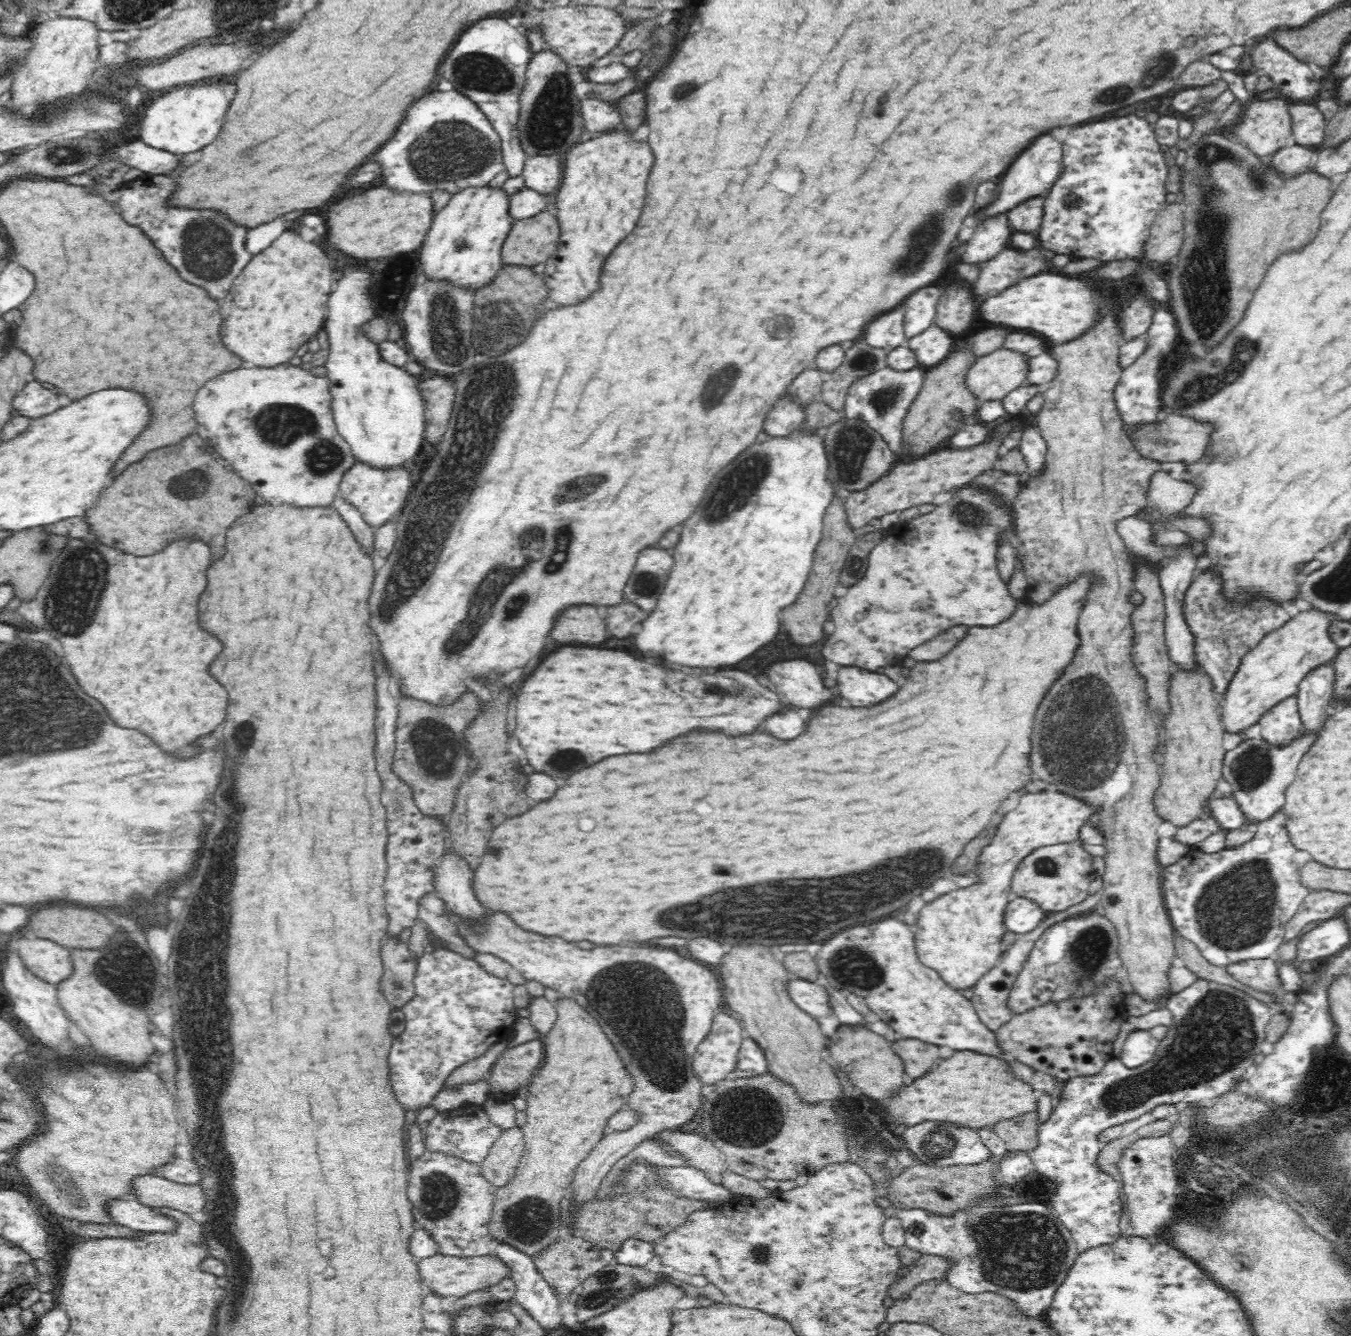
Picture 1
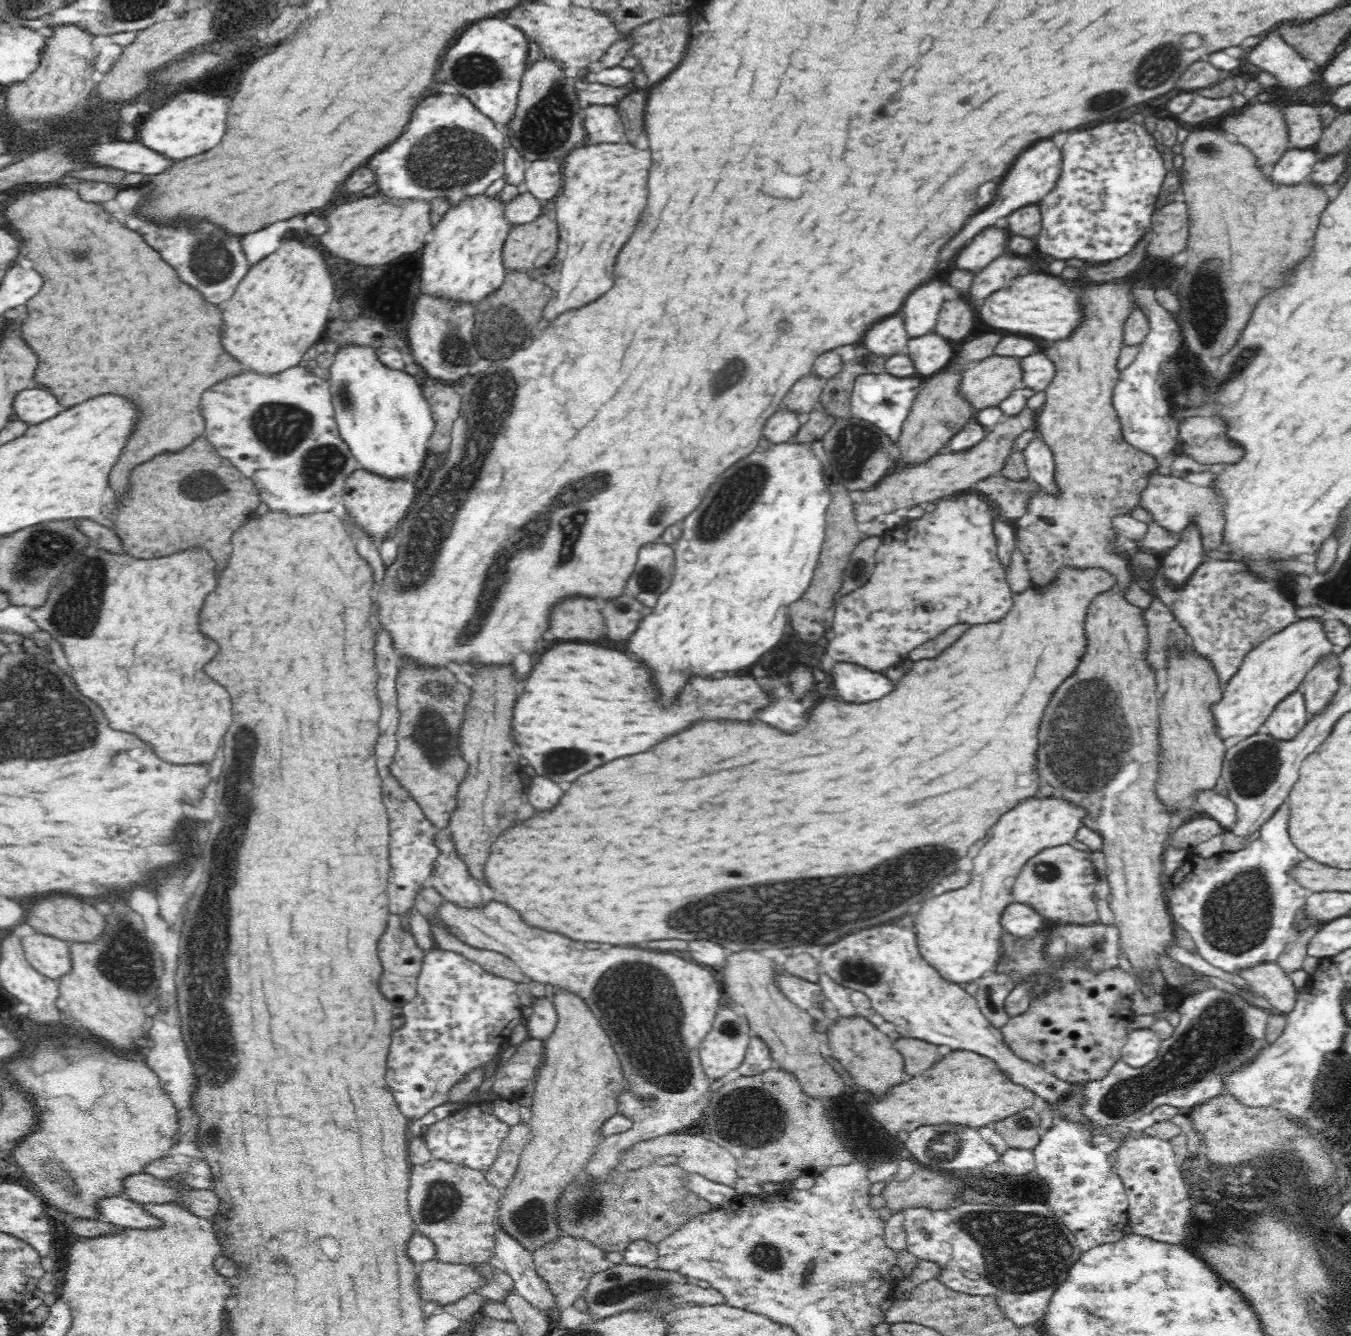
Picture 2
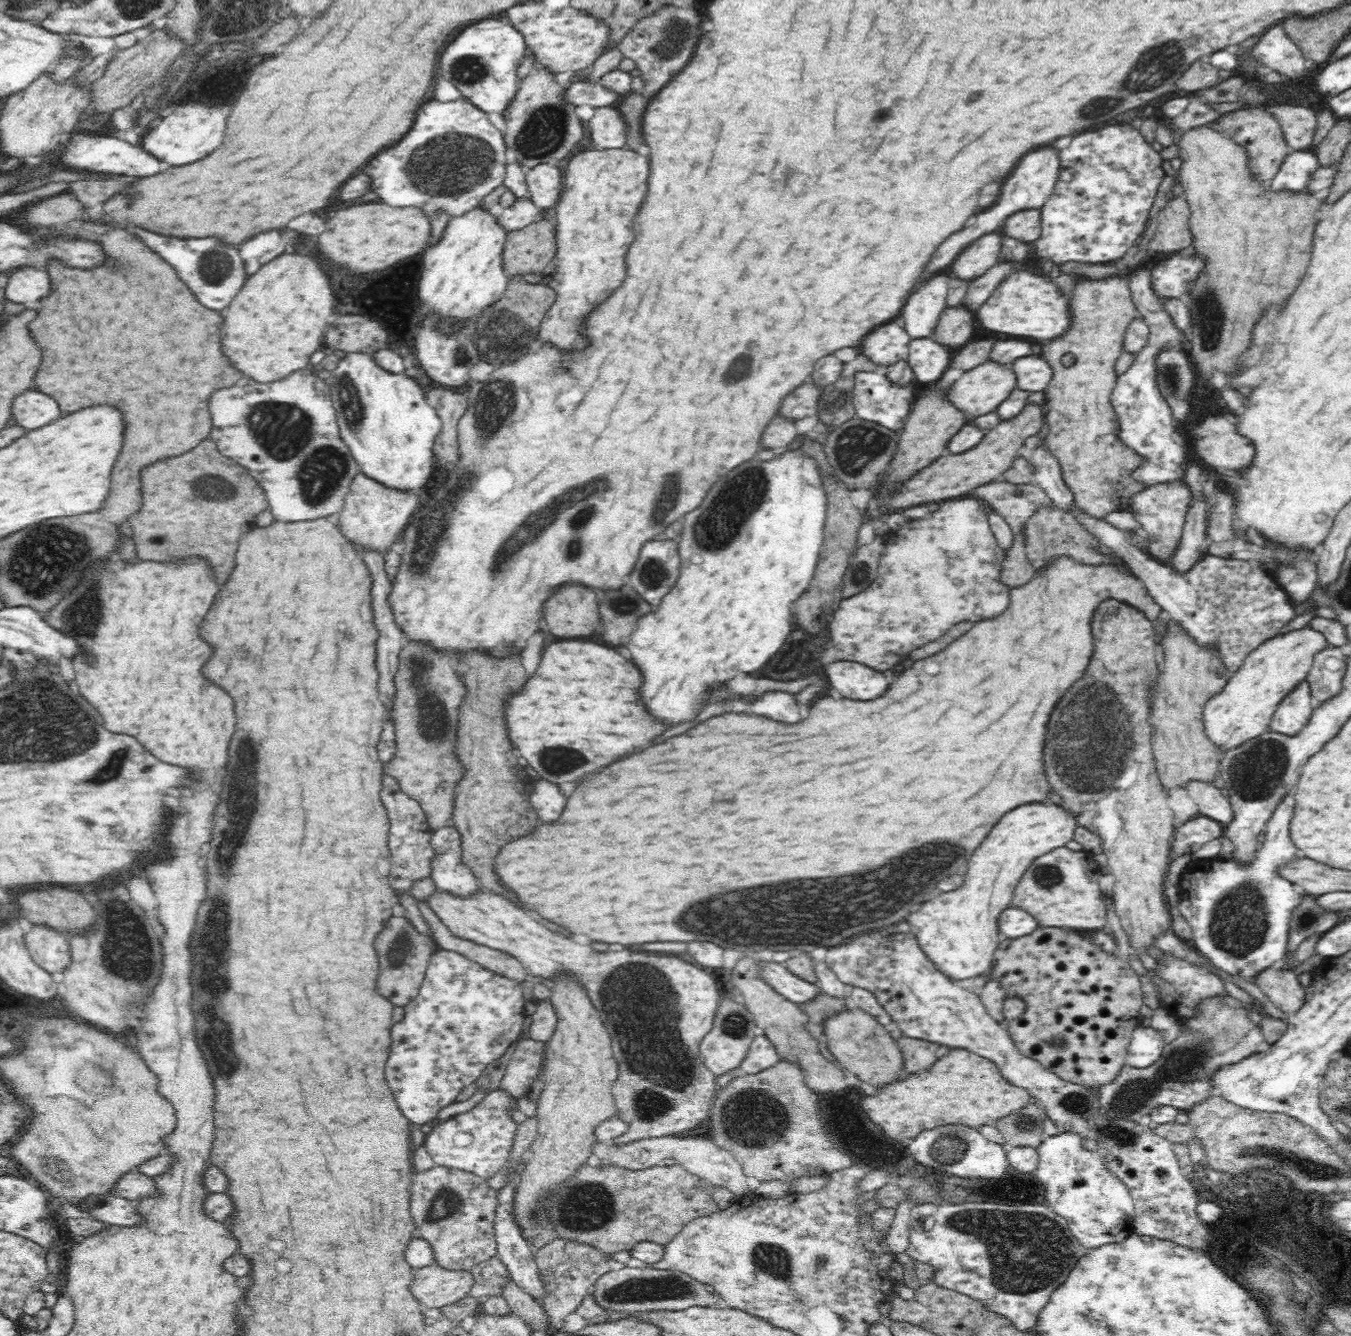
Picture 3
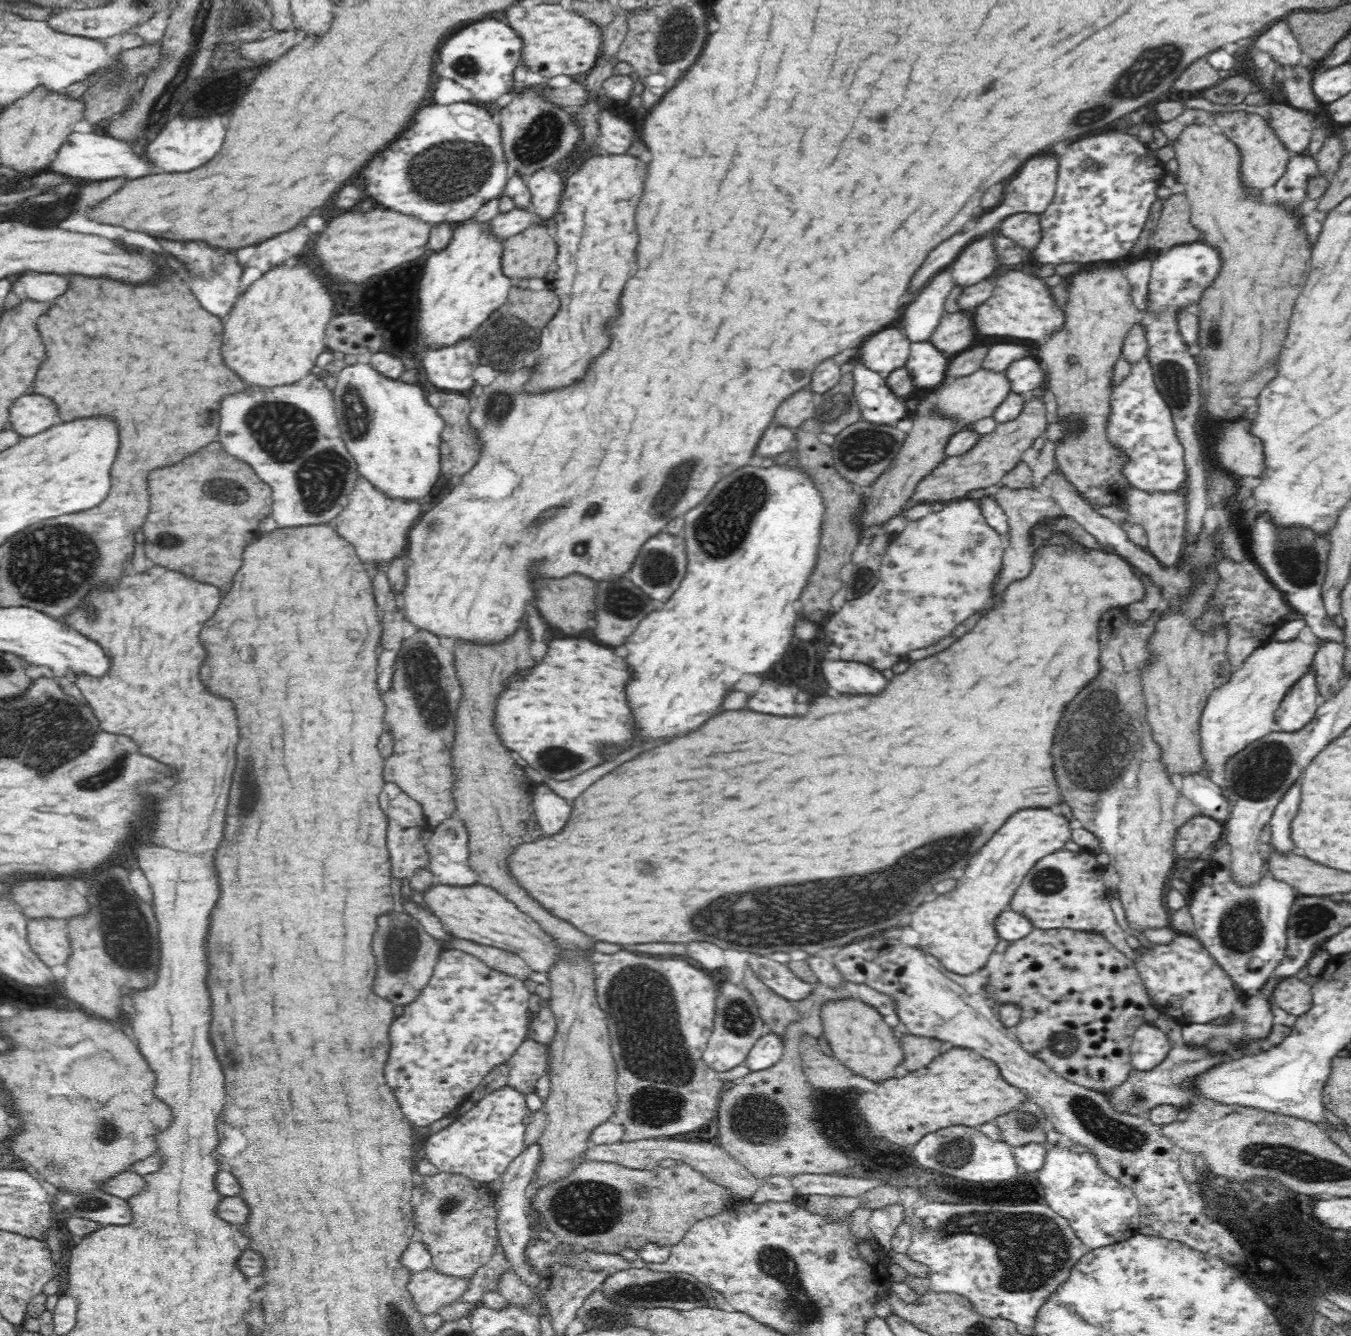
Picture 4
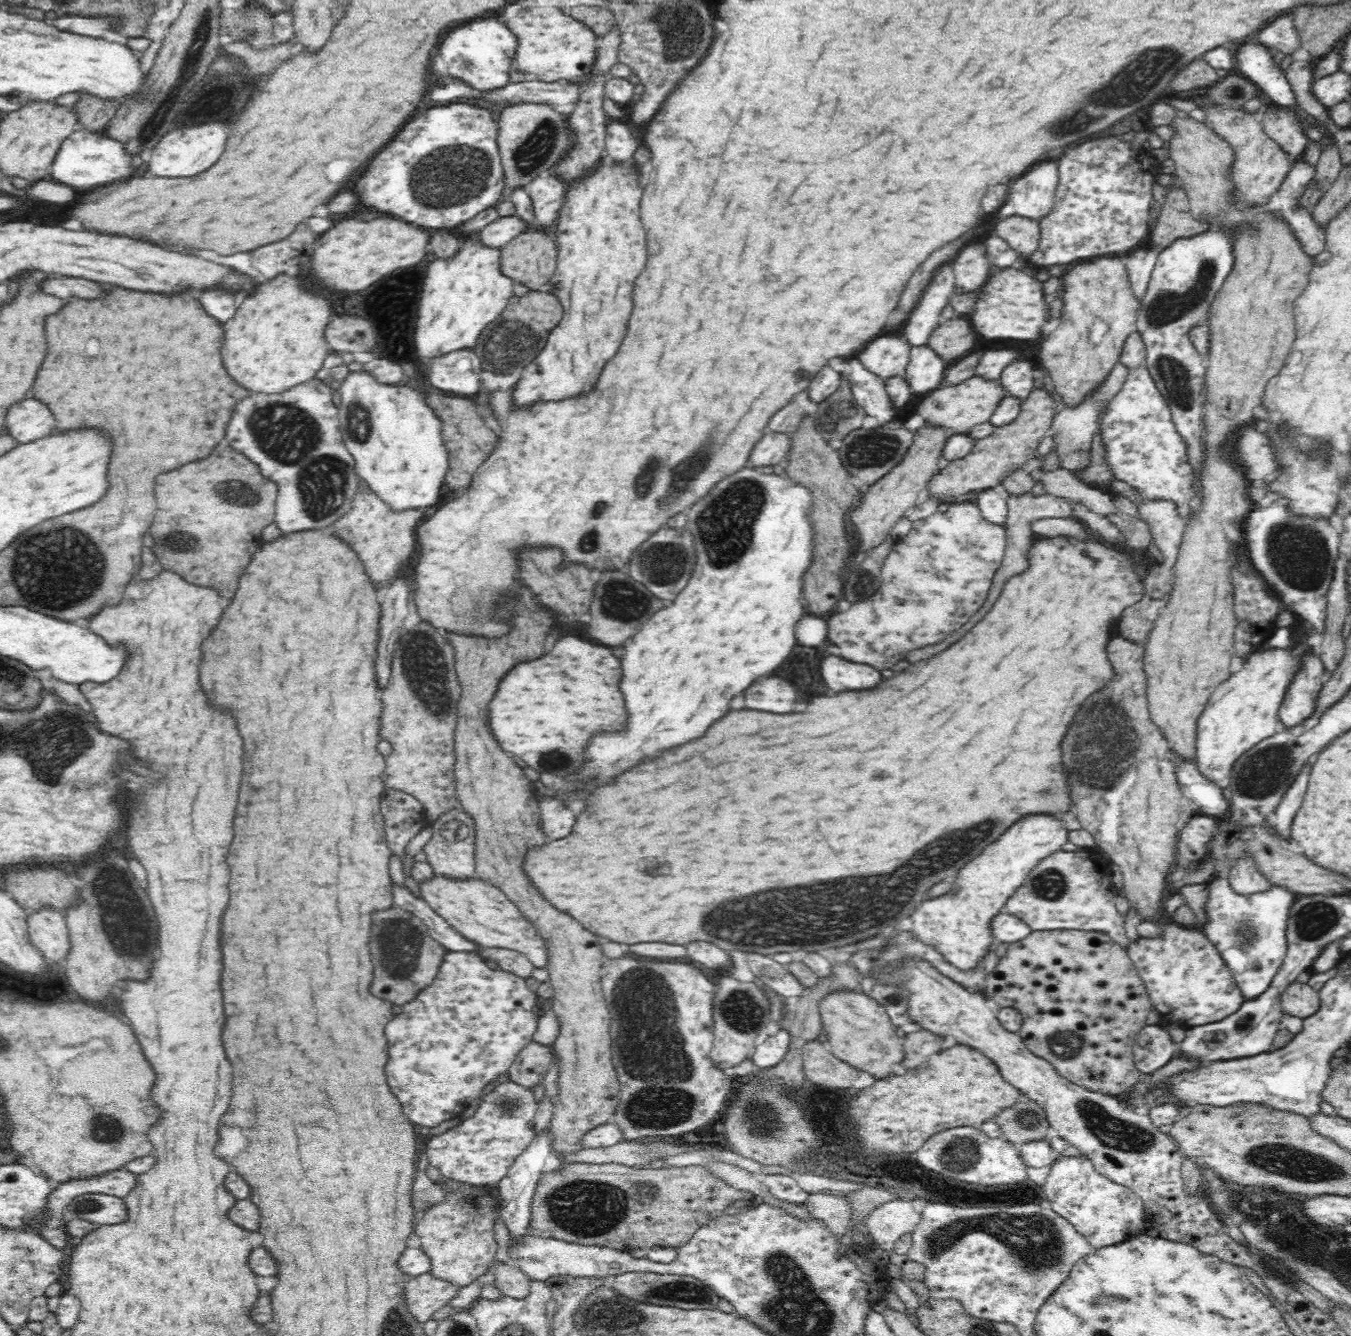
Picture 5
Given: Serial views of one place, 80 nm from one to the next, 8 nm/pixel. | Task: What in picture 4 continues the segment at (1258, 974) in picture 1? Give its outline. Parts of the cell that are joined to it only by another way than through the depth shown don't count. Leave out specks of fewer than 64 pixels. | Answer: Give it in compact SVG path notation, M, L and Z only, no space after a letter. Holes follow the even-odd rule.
M1294 976L1282 978L1272 988L1271 997L1282 1011L1294 1016L1308 1012L1308 1008L1312 1004L1311 987Z

